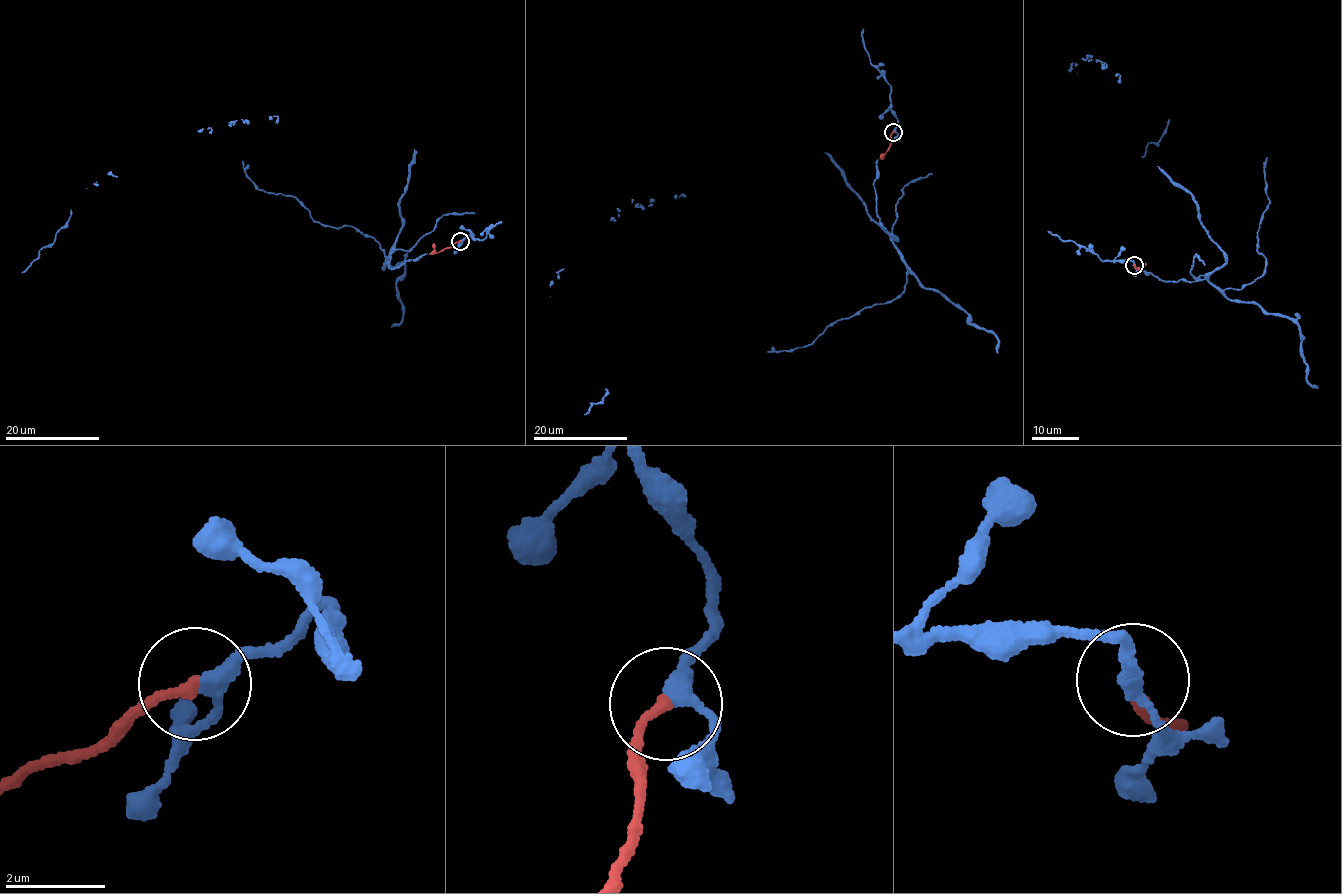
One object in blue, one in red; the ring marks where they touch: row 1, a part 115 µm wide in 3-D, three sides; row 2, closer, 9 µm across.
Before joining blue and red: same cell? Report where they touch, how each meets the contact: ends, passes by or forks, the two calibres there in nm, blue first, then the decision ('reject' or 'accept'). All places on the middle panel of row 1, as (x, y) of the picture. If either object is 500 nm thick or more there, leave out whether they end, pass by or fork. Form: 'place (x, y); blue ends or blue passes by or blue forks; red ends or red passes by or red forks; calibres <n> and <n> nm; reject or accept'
place (893, 132); blue passes by; red ends; calibres 280 and 200 nm; accept

